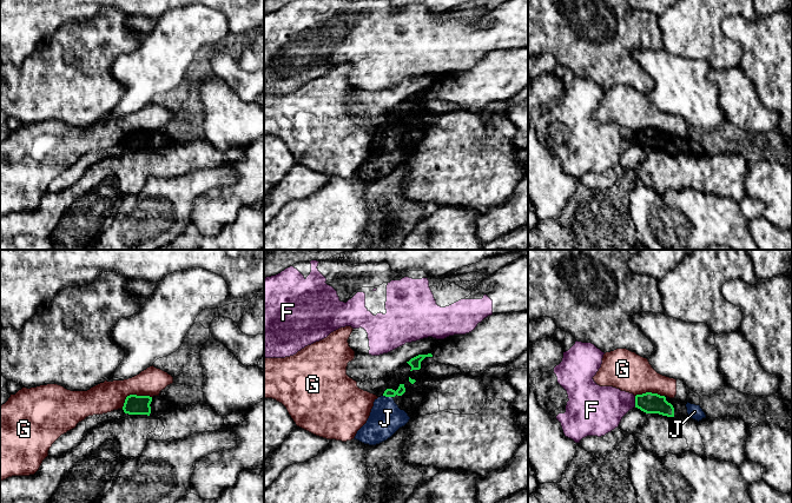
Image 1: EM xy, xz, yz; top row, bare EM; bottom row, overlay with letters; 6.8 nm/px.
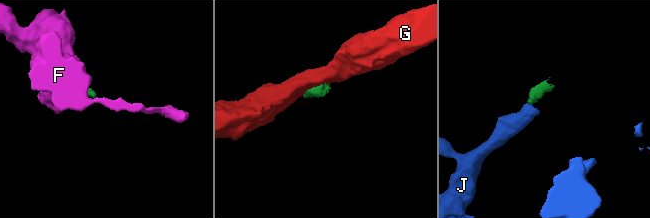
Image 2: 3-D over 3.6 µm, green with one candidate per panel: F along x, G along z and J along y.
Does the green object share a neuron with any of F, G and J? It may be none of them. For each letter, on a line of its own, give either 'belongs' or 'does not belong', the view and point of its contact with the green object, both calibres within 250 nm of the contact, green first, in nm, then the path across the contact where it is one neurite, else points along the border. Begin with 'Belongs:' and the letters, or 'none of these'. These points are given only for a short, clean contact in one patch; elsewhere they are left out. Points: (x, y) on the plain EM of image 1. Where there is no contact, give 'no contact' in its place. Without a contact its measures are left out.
Belongs: J
F: does not belong | yz (635, 138) | 140/320 nm | along yz (634, 132), (635, 143)
G: does not belong | xy (133, 131) | 130/200 nm
J: belongs | xz (388, 132) | 60/220 nm | across xz (389, 128), (388, 132), (385, 154)

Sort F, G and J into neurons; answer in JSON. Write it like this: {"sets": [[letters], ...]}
{"sets": [["F"], ["G"], ["J"]]}

